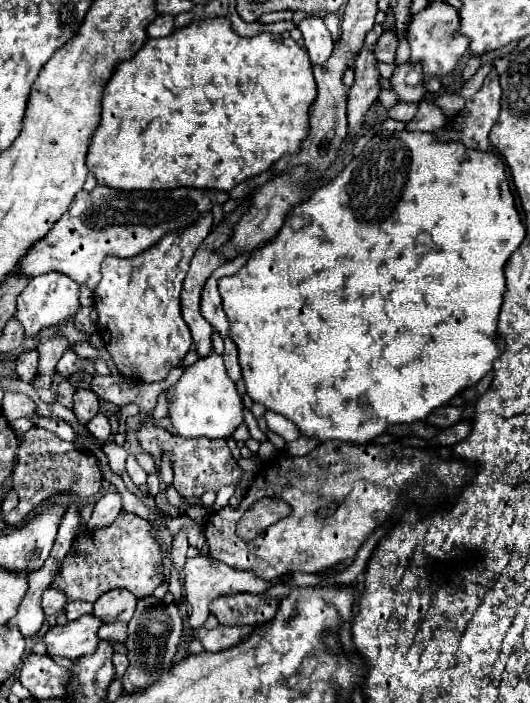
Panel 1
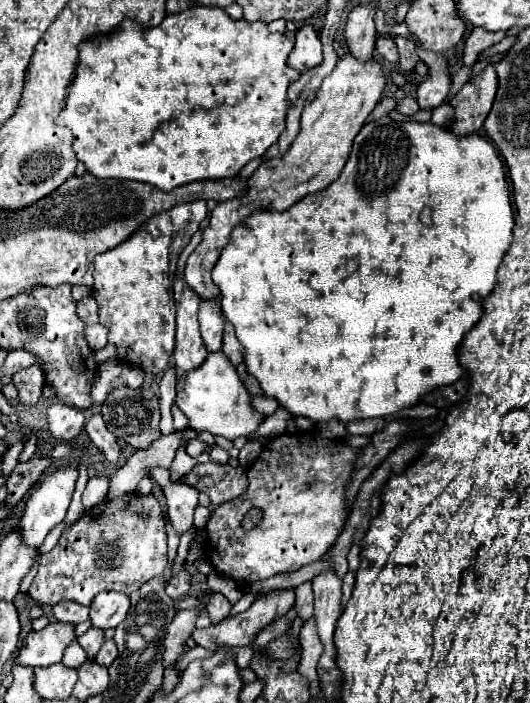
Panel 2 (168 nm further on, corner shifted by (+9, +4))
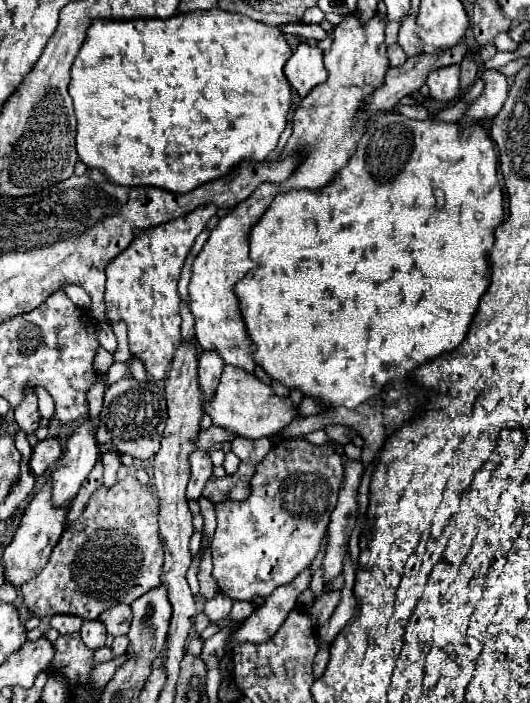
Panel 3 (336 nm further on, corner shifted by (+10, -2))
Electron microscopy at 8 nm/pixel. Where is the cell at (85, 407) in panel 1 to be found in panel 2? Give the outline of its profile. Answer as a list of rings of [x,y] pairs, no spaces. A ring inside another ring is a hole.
[[[53,403],[47,411],[47,421],[53,441],[71,441],[85,427],[85,413],[63,403]]]

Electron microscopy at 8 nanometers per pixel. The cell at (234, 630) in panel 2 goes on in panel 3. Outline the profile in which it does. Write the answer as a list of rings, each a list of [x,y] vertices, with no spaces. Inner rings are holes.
[[[310,569],[302,571],[292,583],[282,585],[274,589],[264,605],[256,609],[248,619],[240,623],[240,627],[234,631],[230,639],[230,649],[234,649],[238,643],[264,643],[268,641],[284,623],[286,615],[294,609],[298,595],[310,587]]]

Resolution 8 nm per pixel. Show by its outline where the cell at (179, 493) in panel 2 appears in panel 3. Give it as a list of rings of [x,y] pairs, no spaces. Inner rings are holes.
[[[194,451],[190,455],[190,483],[186,489],[186,499],[198,501],[202,497],[202,489],[208,477],[212,477],[212,461],[206,451]]]

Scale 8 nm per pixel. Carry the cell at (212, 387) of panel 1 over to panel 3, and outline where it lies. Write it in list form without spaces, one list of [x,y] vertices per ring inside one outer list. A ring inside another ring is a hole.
[[[232,365],[224,367],[220,383],[214,391],[214,397],[204,401],[202,409],[206,415],[210,415],[214,425],[226,429],[234,437],[244,437],[244,439],[258,439],[258,437],[276,435],[296,415],[296,407],[290,403],[288,397],[274,395],[270,385],[260,383],[252,373],[246,373],[246,371],[232,367]]]

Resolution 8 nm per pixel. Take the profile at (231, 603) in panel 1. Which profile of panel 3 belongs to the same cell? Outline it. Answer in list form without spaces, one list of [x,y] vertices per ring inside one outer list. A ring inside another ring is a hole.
[[[218,593],[214,599],[208,599],[206,601],[206,607],[204,607],[204,613],[208,615],[210,621],[218,623],[220,619],[224,619],[232,609],[232,599],[226,599],[222,593]]]

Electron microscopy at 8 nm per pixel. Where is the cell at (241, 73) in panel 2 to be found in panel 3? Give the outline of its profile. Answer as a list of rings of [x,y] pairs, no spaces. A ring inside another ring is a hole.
[[[210,9],[210,11],[192,11],[184,15],[174,15],[170,19],[132,19],[130,23],[114,23],[108,19],[98,19],[90,25],[90,31],[86,35],[86,41],[80,49],[80,53],[74,59],[72,67],[72,81],[70,81],[70,95],[74,99],[74,111],[78,119],[78,133],[76,133],[76,151],[80,155],[80,161],[88,169],[98,169],[104,173],[112,183],[116,185],[150,185],[158,189],[166,189],[170,193],[186,193],[194,187],[226,177],[234,167],[238,167],[242,161],[262,163],[270,151],[278,145],[278,139],[282,131],[286,129],[286,117],[292,103],[292,85],[284,77],[284,65],[290,59],[292,49],[286,43],[286,37],[278,27],[270,27],[264,23],[258,23],[254,19],[248,19],[238,13],[228,13],[222,9]]]

